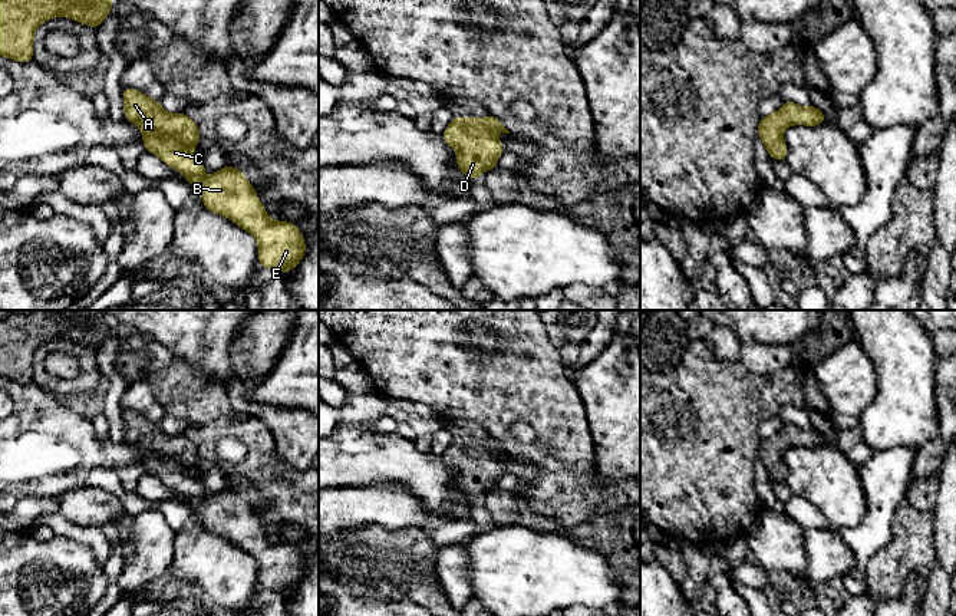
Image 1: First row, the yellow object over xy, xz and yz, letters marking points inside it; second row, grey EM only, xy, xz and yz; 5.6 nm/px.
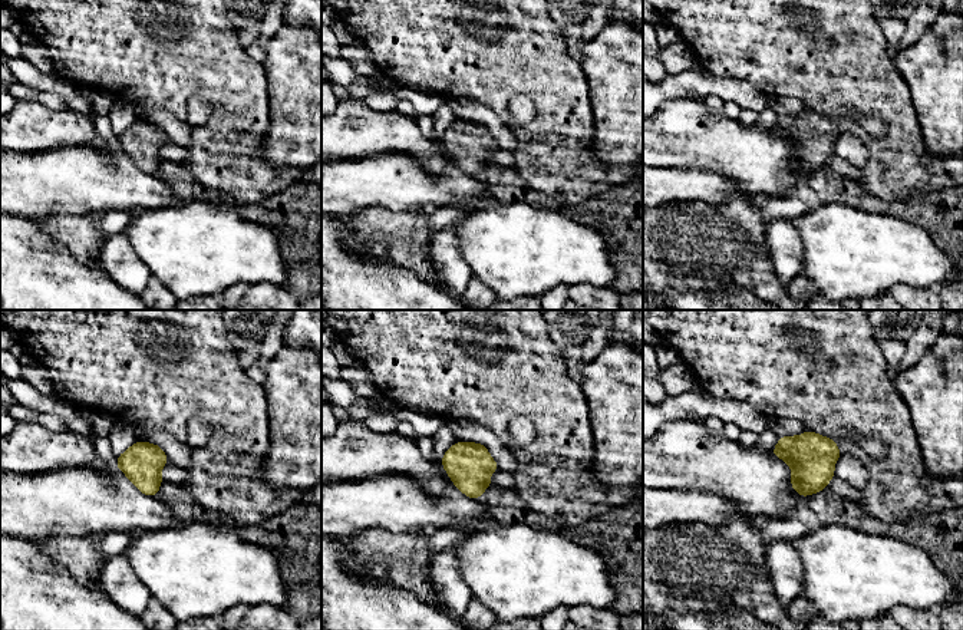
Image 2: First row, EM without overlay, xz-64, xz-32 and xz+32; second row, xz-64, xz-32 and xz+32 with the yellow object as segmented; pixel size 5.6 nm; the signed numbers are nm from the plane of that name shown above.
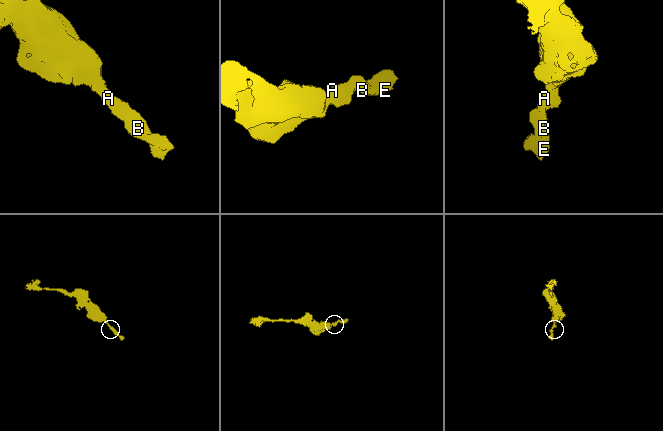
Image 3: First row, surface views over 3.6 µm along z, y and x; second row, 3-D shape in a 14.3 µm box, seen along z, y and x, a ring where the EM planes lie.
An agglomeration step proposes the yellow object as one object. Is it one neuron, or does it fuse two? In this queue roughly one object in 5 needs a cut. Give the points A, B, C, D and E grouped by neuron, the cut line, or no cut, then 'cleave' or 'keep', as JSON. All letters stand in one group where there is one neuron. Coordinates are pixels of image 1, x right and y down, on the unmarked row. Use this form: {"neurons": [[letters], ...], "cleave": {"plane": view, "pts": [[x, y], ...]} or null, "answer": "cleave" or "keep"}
{"neurons": [["A", "B", "C", "D", "E"]], "cleave": null, "answer": "keep"}

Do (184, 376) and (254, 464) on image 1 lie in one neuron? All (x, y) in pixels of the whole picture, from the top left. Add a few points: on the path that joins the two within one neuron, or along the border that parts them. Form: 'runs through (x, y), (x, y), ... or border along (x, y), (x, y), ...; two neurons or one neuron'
runs through (205, 399), (251, 441); one neuron

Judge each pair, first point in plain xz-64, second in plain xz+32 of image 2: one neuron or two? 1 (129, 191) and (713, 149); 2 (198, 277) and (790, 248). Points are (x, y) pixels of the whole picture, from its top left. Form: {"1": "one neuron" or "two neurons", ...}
{"1": "two neurons", "2": "two neurons"}

